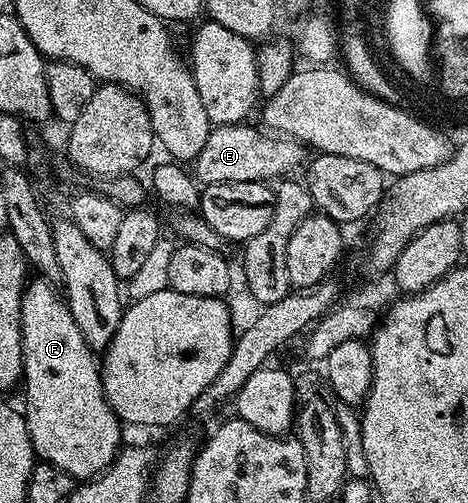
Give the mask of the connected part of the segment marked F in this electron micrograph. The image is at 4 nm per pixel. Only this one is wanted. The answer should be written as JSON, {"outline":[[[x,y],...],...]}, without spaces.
{"outline":[[[43,278],[29,279],[24,286],[24,298],[20,311],[20,329],[22,330],[22,350],[24,351],[24,421],[30,430],[32,449],[43,463],[58,466],[66,470],[77,481],[87,482],[105,472],[116,459],[116,453],[122,447],[120,428],[122,421],[104,396],[102,368],[89,348],[78,322],[70,314],[67,303],[59,291],[54,289],[53,281]]]}

